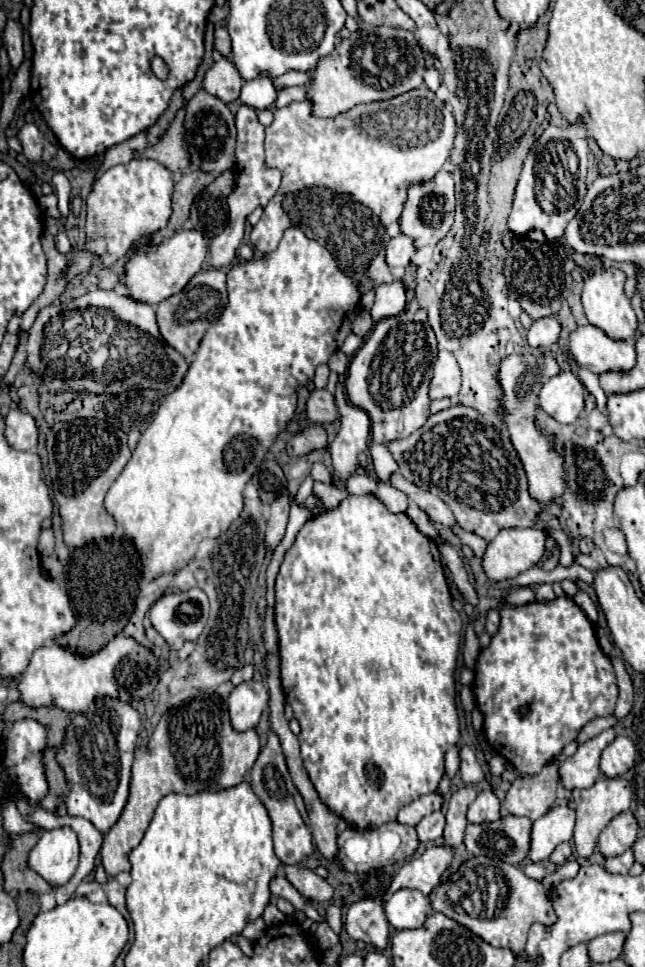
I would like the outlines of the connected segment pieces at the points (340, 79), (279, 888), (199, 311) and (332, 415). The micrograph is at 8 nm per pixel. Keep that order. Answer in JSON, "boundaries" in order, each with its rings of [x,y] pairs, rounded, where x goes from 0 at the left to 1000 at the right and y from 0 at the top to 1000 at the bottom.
{"boundaries":[[[[602,28],[555,30],[543,38],[527,40],[509,59],[490,65],[474,86],[474,98],[490,121],[518,121],[555,107],[592,104],[617,100],[657,86],[657,55],[642,34]]],[[[437,897],[431,899],[428,907],[419,911],[419,921],[422,921],[428,928],[440,928],[440,930],[447,930],[459,940],[474,942],[474,946],[478,946],[484,952],[490,952],[490,954],[499,952],[493,940],[490,940],[484,934],[478,934],[478,932],[474,932],[474,930],[471,930],[471,928],[450,915],[450,911],[440,907],[440,899],[437,899]]],[[[344,278],[310,280],[291,291],[291,295],[279,303],[245,313],[242,328],[245,328],[248,344],[260,357],[267,357],[279,367],[285,367],[291,373],[298,373],[319,340],[341,330],[350,313],[353,313],[350,282]]],[[[487,402],[474,415],[474,429],[487,437],[515,437],[524,431],[518,408],[509,402]]]]}

